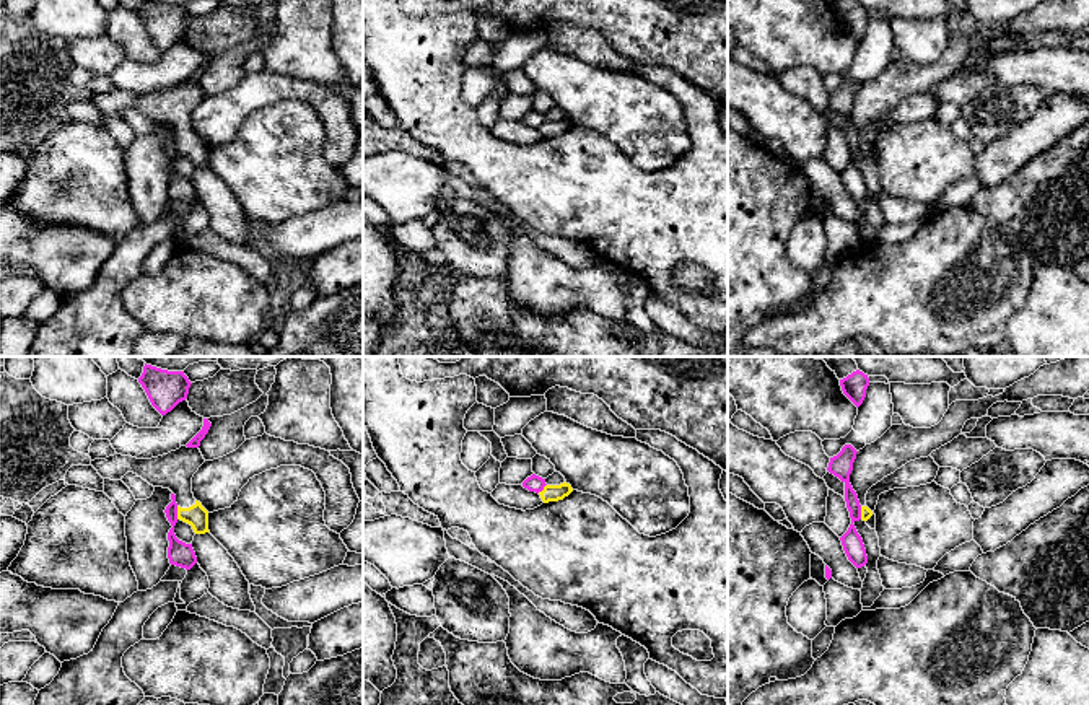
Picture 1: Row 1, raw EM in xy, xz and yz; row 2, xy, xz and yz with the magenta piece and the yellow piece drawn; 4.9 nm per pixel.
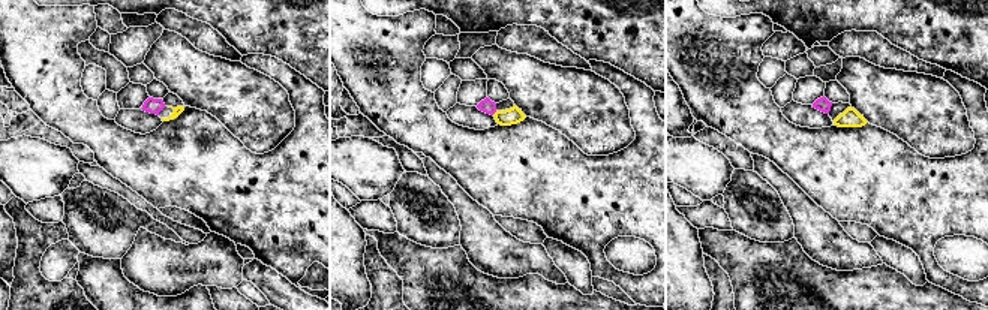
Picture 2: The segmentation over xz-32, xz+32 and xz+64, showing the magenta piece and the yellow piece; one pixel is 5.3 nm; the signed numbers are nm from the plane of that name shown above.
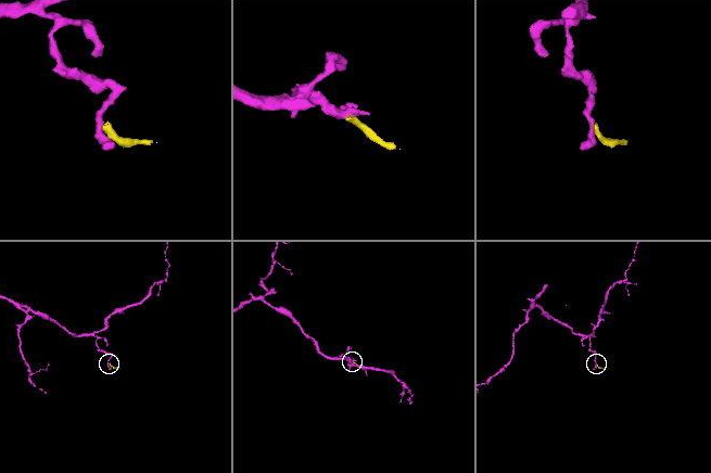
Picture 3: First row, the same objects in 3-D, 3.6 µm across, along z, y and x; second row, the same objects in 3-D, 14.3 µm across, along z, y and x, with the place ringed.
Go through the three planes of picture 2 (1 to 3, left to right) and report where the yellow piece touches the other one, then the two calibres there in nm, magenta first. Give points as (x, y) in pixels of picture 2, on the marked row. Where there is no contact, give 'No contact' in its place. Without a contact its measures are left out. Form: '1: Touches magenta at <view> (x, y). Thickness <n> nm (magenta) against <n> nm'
1: No contact
2: Touches magenta at xz+32 (494, 113). Thickness 70 nm (magenta) against 90 nm
3: No contact

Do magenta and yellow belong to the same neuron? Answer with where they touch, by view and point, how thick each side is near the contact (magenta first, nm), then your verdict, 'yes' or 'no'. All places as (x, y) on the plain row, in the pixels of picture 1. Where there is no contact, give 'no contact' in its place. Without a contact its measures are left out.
xy (176, 148) | 120/110 nm | no

